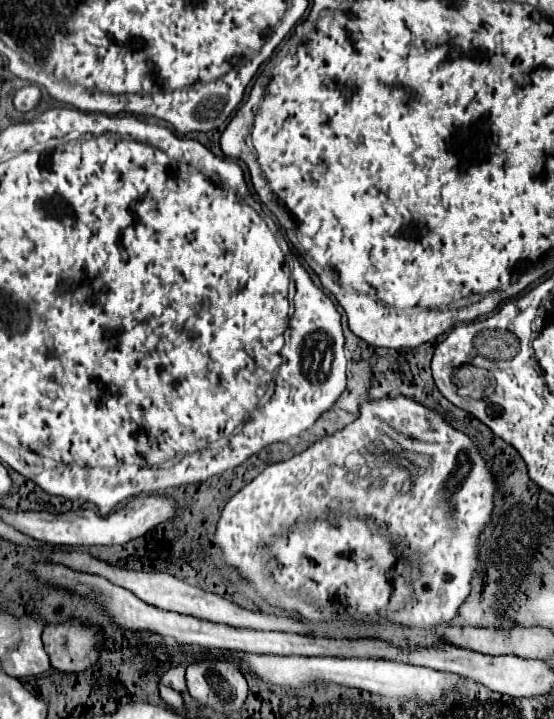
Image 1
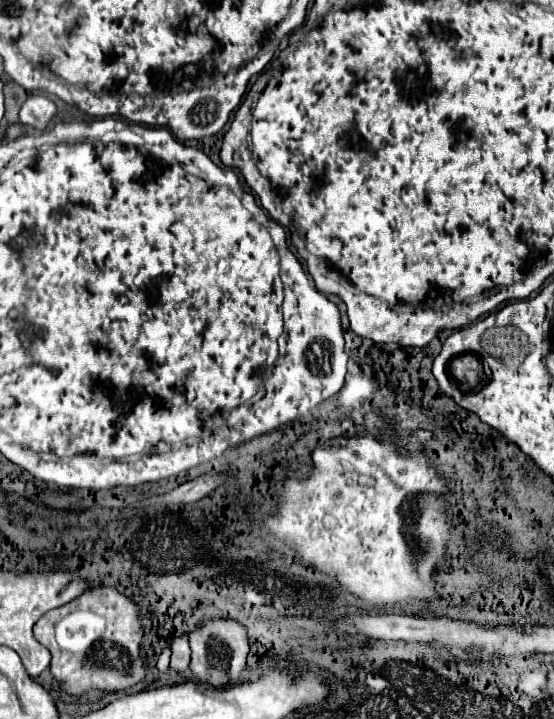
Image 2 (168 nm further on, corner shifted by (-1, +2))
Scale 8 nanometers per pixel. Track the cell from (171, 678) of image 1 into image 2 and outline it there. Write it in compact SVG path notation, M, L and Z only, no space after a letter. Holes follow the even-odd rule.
M188 637L176 639L172 645L172 659L170 659L170 669L176 673L184 673L190 663L190 647L188 647Z

